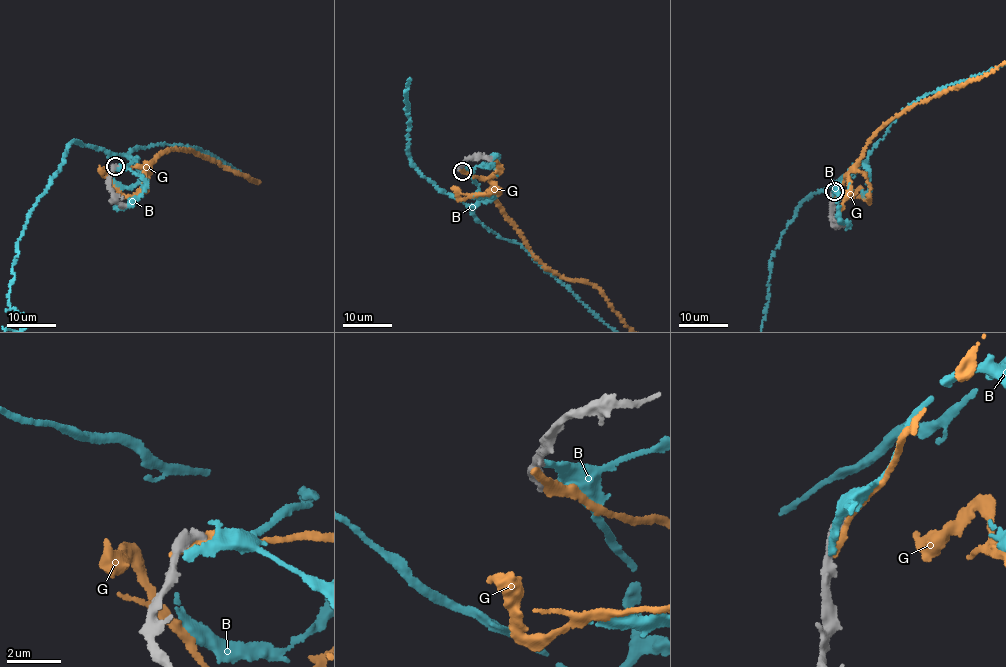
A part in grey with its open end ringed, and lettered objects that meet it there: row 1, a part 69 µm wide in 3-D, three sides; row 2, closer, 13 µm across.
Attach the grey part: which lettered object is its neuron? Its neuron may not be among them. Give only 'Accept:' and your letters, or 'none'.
Accept: none

